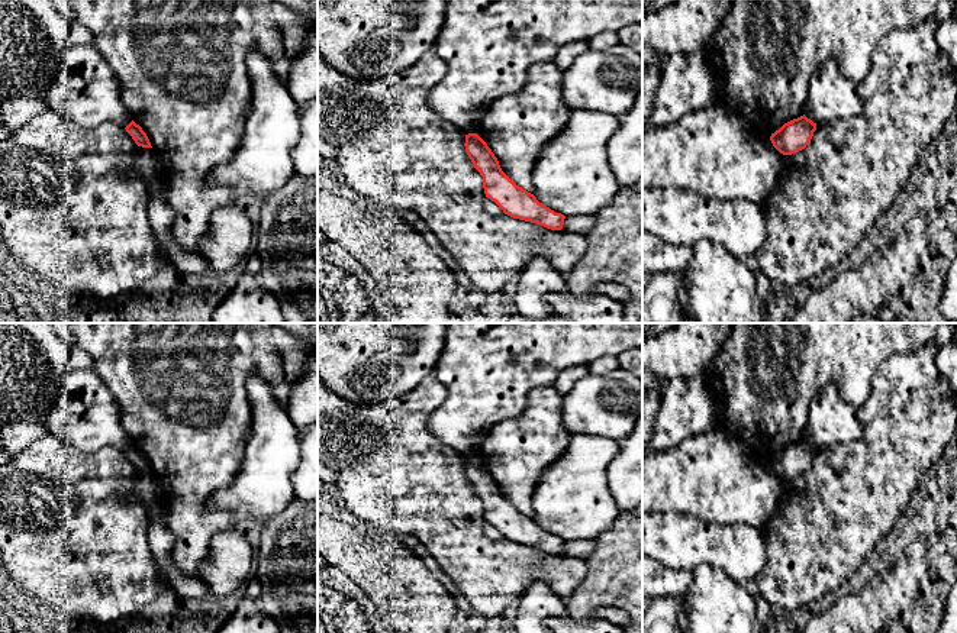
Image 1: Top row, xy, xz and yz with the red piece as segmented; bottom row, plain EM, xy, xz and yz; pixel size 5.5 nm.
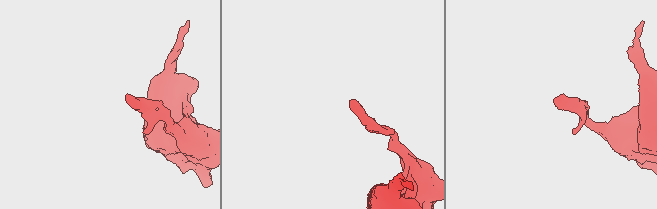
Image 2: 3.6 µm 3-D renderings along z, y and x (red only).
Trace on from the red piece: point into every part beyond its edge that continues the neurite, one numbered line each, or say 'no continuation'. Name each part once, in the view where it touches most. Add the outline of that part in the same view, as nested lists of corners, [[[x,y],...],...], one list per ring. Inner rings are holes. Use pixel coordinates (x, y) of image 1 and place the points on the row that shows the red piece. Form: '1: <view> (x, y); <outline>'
no continuation

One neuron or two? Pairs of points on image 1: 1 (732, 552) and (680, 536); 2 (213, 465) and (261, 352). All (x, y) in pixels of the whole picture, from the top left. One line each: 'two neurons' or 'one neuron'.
1: one neuron
2: one neuron

